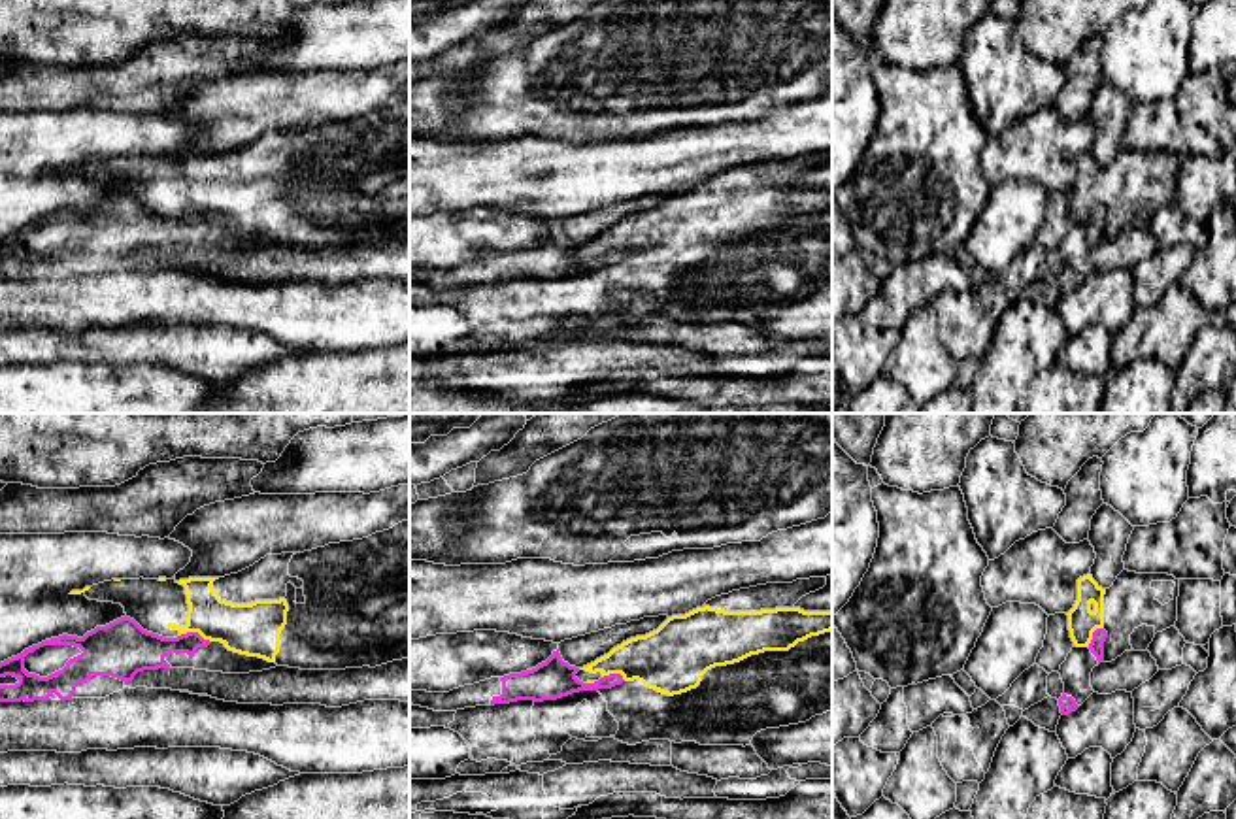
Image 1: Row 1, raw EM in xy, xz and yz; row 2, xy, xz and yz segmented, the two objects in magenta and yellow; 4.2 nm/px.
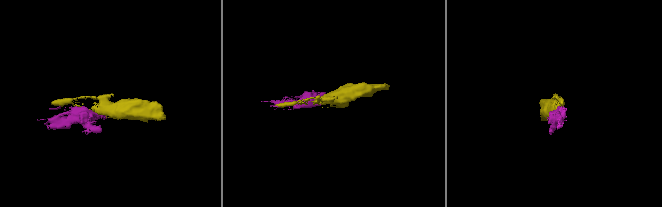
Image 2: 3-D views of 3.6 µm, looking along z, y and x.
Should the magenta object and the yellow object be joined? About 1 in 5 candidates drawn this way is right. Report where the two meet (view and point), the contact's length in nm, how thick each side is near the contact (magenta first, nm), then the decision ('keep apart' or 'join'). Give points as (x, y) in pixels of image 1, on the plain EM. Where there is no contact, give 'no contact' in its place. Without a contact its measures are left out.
contact xy (197, 210); length 130 nm; calibres 170 and 220 nm; keep apart

